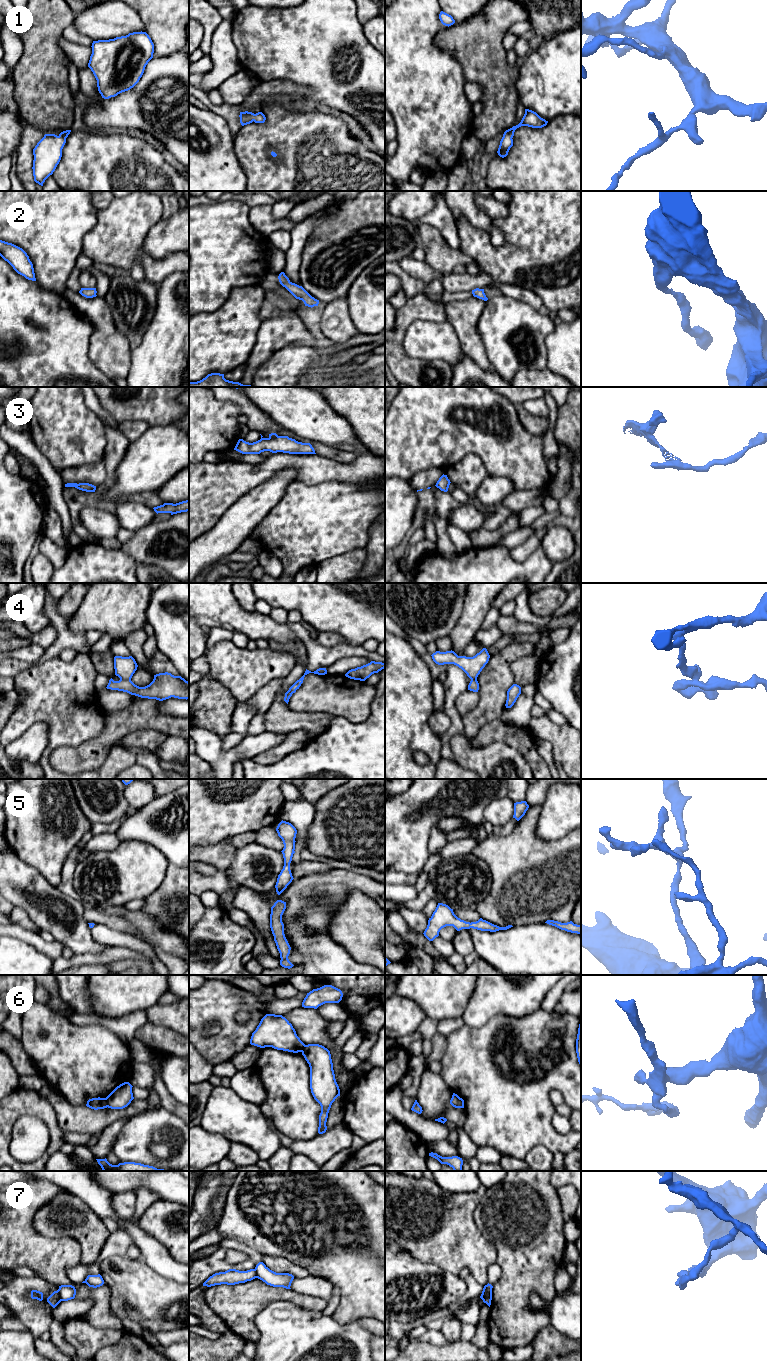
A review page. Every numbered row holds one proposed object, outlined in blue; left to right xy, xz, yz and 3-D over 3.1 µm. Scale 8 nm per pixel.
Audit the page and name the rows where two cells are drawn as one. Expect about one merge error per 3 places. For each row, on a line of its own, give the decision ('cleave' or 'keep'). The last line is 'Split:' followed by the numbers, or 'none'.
1: keep
2: keep
3: cleave
4: cleave
5: keep
6: cleave
7: cleave
Split: 3, 4, 6, 7

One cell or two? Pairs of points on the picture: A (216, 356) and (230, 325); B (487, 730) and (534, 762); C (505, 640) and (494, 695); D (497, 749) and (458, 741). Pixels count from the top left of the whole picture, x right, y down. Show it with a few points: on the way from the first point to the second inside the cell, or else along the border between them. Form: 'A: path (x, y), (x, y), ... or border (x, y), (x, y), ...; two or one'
A: path (216, 348), (216, 345), (224, 337), (224, 333); one
B: path (500, 731), (511, 735), (525, 749); one
C: border (514, 640), (490, 656); two
D: path (487, 753), (470, 753), (468, 751); one

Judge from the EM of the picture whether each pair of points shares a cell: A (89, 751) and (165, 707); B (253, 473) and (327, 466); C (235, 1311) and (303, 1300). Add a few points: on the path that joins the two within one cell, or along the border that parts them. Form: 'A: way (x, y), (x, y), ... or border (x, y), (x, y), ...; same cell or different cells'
A: border (160, 701), (159, 709), (162, 712), (178, 717); different cells
B: way (271, 466), (275, 462), (301, 462), (309, 466); same cell
C: way (252, 1297), (256, 1294), (286, 1294); same cell

